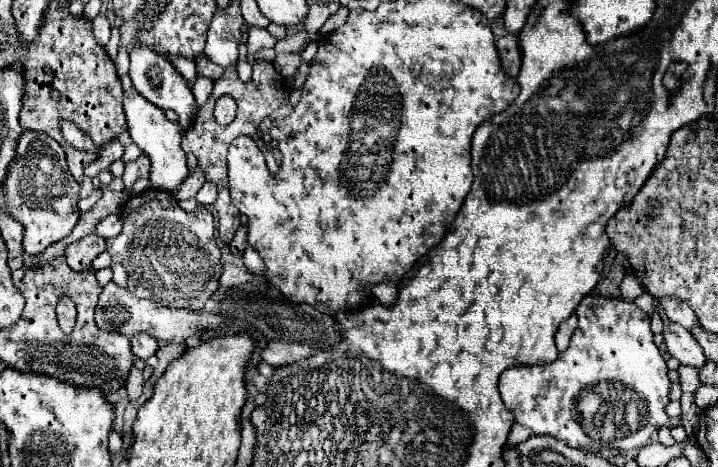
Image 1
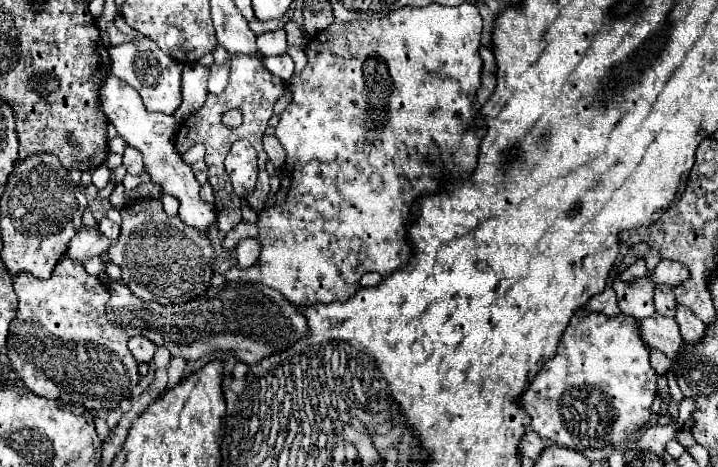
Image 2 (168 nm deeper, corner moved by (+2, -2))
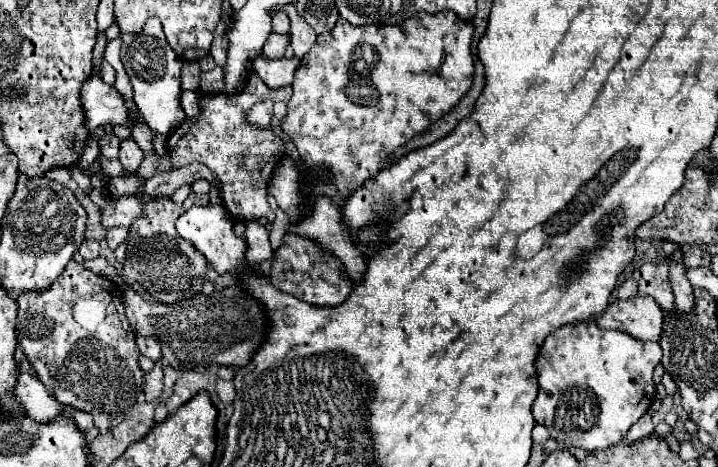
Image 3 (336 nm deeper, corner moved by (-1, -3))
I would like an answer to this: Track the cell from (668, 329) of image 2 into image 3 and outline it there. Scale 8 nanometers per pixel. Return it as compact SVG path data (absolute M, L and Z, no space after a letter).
M634 297L628 301L614 299L596 319L602 329L624 331L638 341L658 341L664 325L664 311L654 299Z

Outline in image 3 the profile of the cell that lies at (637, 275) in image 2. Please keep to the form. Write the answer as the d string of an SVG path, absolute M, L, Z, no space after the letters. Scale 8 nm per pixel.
M676 251L664 259L664 263L644 263L632 273L632 279L638 283L640 297L652 297L664 311L674 309L674 295L670 291L668 271L670 263L682 263L682 253Z

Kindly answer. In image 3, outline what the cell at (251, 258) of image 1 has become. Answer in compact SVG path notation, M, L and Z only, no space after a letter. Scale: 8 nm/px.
M250 221L246 223L246 263L250 263L250 267L260 265L262 261L268 261L272 257L272 247L270 247L270 239L268 239L268 231L258 223L258 221Z

